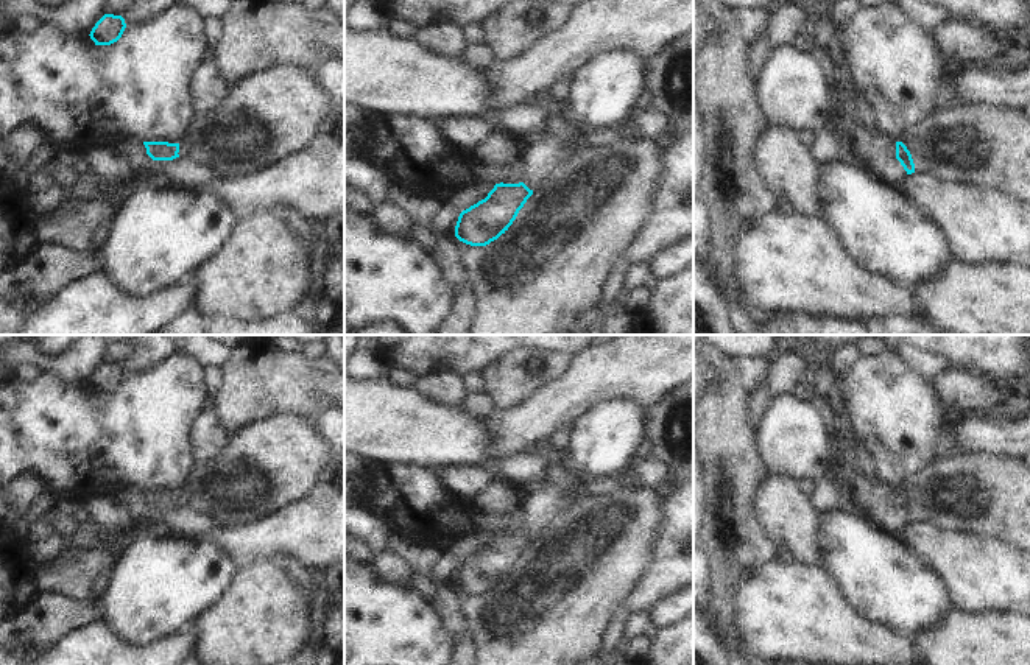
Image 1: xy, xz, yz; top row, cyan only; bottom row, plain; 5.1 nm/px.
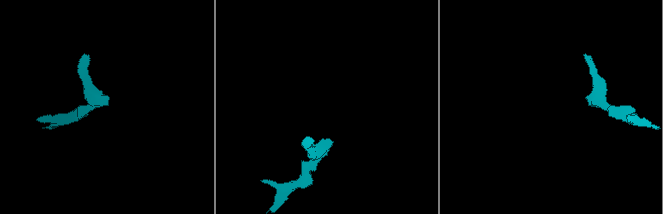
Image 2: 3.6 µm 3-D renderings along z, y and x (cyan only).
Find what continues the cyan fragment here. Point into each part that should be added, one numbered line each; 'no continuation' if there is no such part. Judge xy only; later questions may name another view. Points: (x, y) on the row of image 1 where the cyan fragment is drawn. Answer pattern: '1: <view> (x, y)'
1: xy (184, 145)

